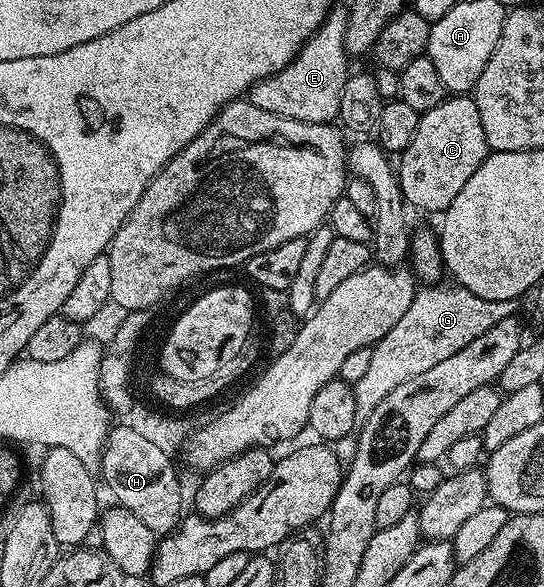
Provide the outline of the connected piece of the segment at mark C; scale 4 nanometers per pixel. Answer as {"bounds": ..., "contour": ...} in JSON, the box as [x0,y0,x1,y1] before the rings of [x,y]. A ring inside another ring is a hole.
{"bounds":[397,93,488,211],"contour":[[[467,93],[445,97],[433,109],[420,114],[413,141],[398,156],[397,170],[404,200],[414,210],[416,207],[419,211],[447,211],[457,193],[465,189],[465,181],[477,173],[488,154],[485,125],[481,125],[481,113],[477,113],[474,98]]]}

